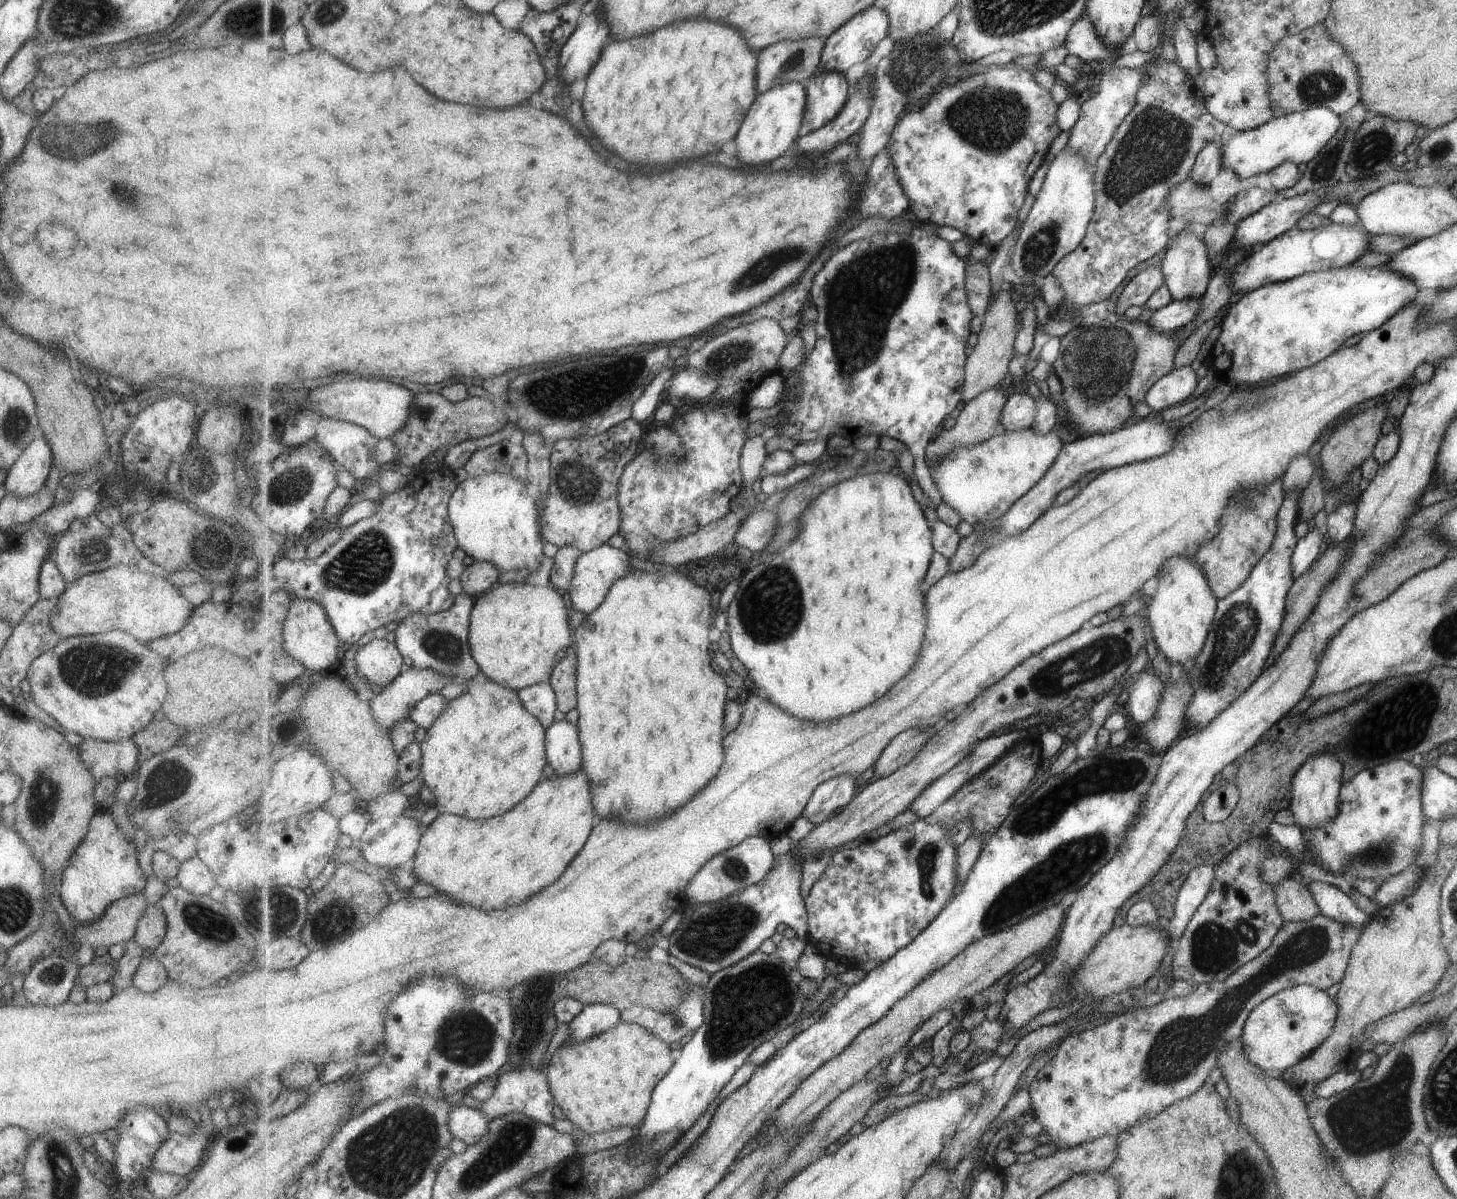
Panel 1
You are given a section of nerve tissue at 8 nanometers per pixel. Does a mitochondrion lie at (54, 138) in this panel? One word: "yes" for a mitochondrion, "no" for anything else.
yes

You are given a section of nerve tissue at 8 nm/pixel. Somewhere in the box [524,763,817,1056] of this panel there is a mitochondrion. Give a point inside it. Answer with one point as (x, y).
(711, 936)

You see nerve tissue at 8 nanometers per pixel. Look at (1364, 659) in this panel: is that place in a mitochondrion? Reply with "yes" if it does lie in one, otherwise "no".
no

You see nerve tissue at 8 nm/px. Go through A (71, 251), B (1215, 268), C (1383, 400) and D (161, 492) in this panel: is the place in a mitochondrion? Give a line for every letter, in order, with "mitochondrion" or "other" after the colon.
A: other
B: other
C: other
D: other

